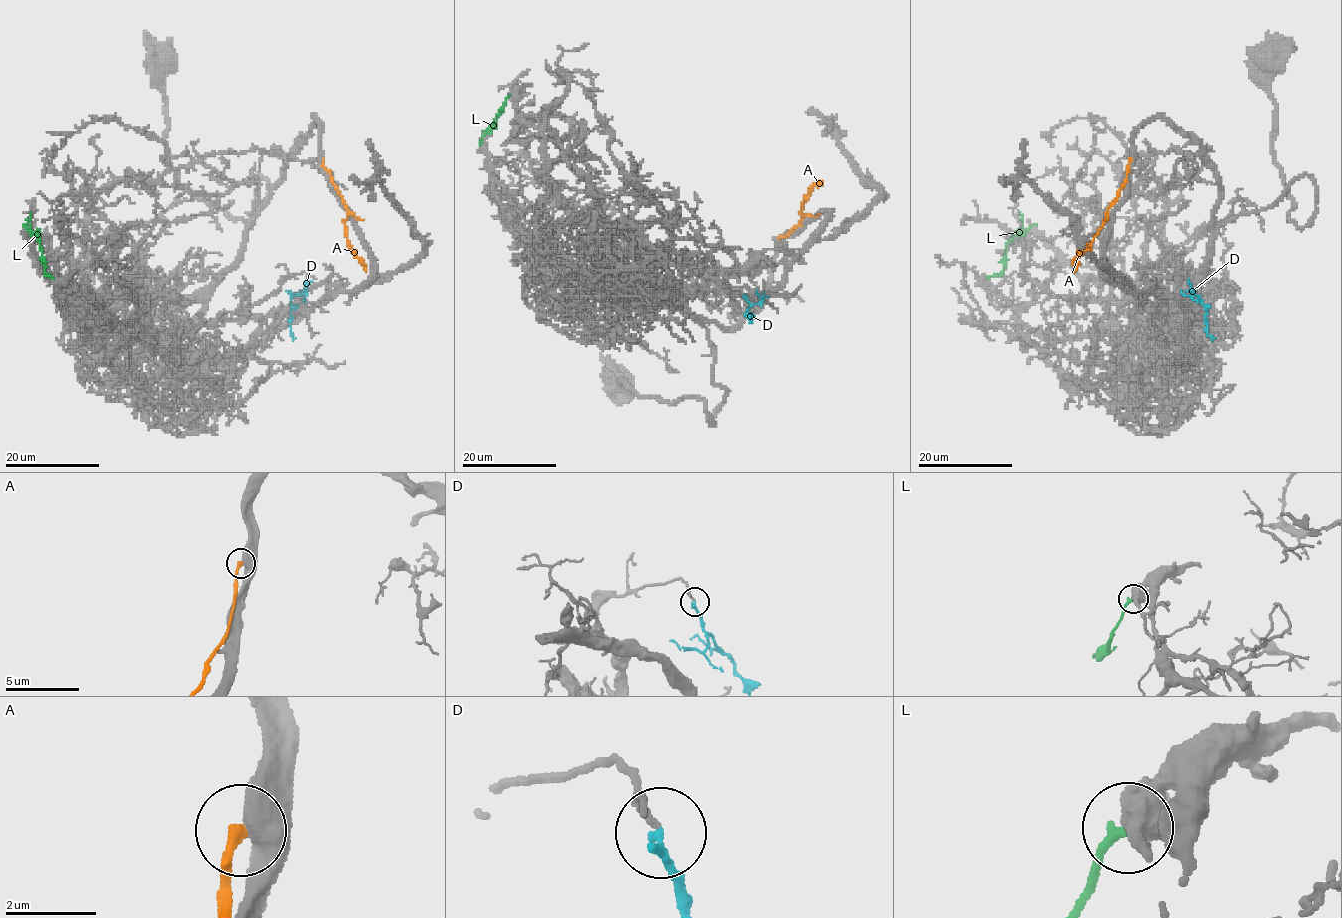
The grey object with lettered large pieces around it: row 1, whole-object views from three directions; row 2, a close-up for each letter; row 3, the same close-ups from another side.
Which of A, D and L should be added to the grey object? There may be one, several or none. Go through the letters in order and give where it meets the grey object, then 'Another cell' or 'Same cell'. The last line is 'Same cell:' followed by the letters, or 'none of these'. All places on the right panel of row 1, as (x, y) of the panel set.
A: Touches grey at (1130, 159). Another cell
D: Touches grey at (1188, 279). Another cell
L: Touches grey at (987, 278). Another cell
Same cell: none of these

